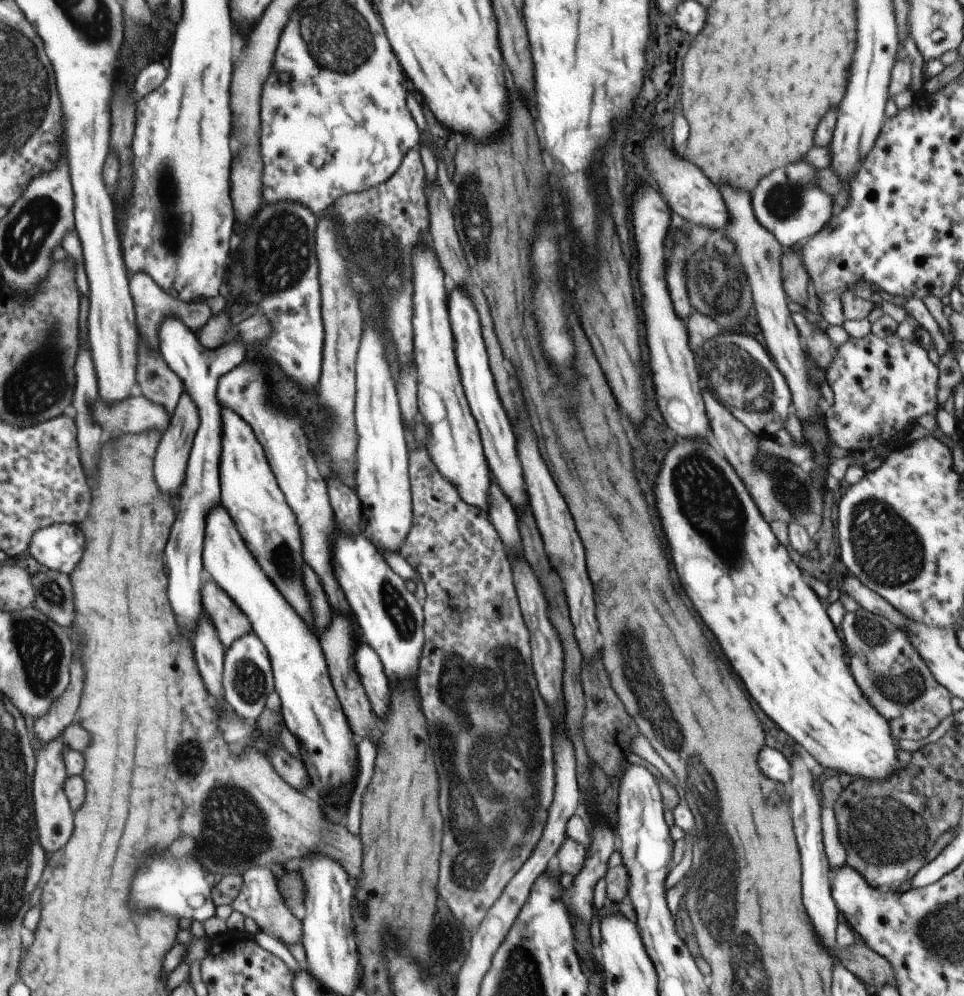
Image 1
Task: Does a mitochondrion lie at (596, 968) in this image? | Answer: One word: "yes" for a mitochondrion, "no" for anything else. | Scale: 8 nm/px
no

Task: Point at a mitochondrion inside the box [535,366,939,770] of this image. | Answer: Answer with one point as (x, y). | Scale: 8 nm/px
(707, 501)

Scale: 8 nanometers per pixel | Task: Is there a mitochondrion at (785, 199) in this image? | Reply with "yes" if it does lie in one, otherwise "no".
yes

